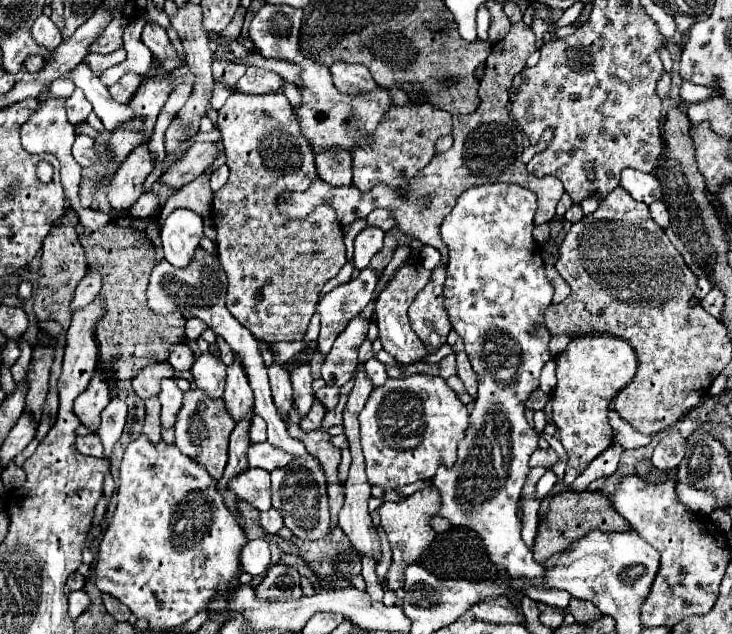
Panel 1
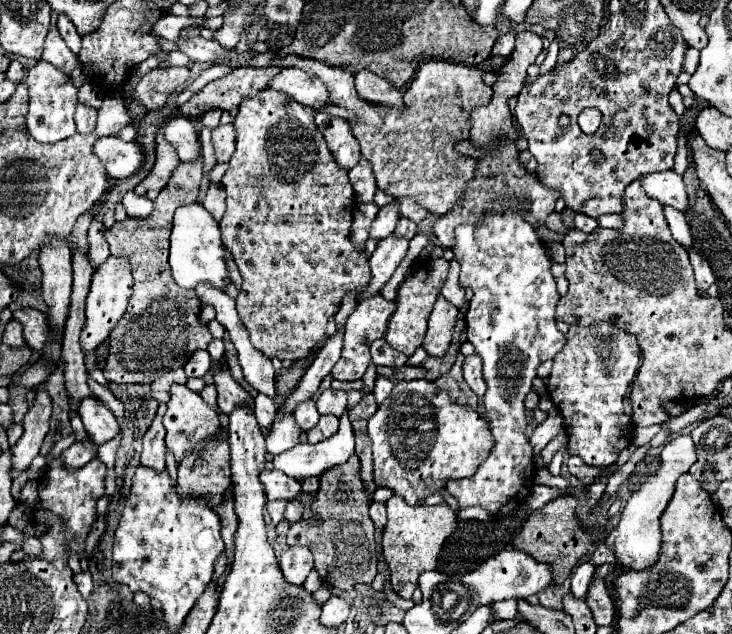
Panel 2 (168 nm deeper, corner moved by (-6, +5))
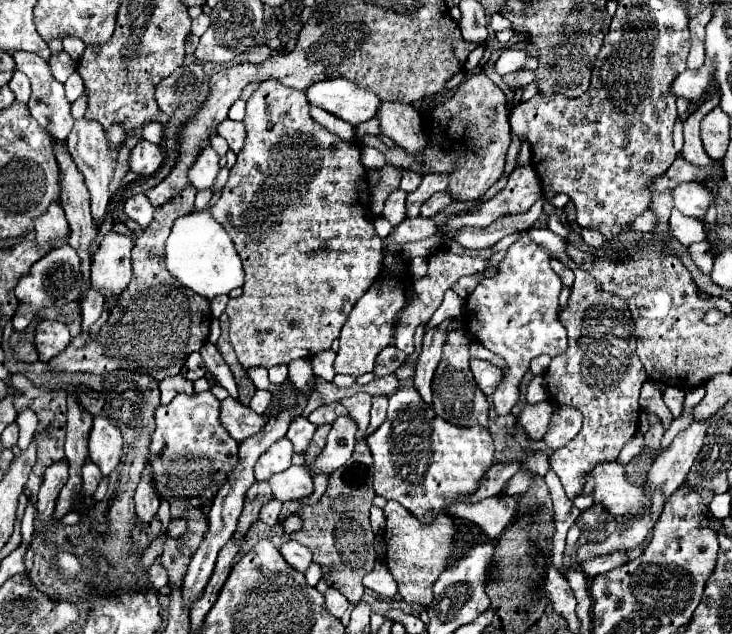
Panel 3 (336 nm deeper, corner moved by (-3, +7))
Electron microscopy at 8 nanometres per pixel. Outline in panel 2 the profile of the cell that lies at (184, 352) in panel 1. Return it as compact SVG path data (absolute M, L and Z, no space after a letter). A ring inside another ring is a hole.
M200 350L200 352L194 352L194 354L190 356L188 364L184 366L184 372L186 372L186 376L188 376L188 378L190 378L190 376L202 378L202 376L210 370L210 364L212 364L210 354L208 354L206 350Z

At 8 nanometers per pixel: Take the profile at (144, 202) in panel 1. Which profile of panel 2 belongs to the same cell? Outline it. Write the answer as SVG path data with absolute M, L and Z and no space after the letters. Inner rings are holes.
M128 192L128 194L122 198L122 204L124 204L128 216L132 216L132 218L148 216L148 198L144 198L144 196L138 196L138 194L134 194L134 192Z

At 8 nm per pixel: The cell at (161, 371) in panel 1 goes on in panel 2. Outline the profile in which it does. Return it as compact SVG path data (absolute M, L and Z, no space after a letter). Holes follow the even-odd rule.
M182 368L172 370L172 372L164 372L162 376L158 376L158 378L150 384L152 398L158 400L158 402L168 402L168 398L170 398L170 386L172 386L174 382L186 384L186 374L184 374Z

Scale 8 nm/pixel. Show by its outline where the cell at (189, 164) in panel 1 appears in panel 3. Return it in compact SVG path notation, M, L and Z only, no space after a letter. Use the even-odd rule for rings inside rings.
M225 120L219 124L219 136L223 136L233 152L241 152L245 144L245 124L243 122L233 122Z

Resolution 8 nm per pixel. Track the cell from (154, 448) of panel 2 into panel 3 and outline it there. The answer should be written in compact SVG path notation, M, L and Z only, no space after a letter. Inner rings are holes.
M147 468L143 470L143 478L135 492L135 510L137 510L137 518L141 518L141 522L151 522L159 510L159 500L157 500L157 494L155 494Z

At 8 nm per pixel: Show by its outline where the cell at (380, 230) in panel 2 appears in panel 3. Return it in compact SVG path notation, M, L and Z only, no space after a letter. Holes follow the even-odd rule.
M395 190L389 194L389 198L385 200L385 210L383 216L393 224L401 224L405 220L405 200L407 200L407 192L403 190Z

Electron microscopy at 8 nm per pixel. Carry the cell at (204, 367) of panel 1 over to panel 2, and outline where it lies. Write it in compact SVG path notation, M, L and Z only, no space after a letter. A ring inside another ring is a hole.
M222 368L214 374L214 386L218 390L218 406L222 414L230 414L238 404L252 404L252 396L232 378L232 374Z

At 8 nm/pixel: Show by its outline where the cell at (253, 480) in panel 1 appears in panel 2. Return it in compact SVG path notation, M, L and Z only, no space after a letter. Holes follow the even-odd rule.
M280 470L260 472L260 482L266 492L266 500L292 500L300 492L300 482L288 478Z

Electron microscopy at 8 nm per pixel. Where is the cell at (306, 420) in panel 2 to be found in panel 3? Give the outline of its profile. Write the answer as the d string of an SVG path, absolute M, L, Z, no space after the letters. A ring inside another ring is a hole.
M299 416L299 418L295 418L295 420L291 422L291 426L289 426L289 430L287 430L285 436L291 440L293 450L295 450L297 454L305 454L309 442L311 442L311 438L313 438L313 434L315 434L315 430L317 430L317 426L313 426L307 418Z

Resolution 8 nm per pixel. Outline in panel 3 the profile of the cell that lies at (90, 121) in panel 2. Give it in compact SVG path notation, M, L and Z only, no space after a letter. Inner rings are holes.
M85 118L75 120L75 126L73 126L73 130L71 130L69 138L67 138L67 146L69 146L69 152L71 152L77 168L83 172L85 184L87 184L87 188L91 192L91 212L93 212L93 218L99 220L105 214L107 204L109 204L107 186L109 186L109 178L113 178L119 150L117 150L117 154L113 154L109 150L109 142L105 138L103 128L97 122L89 122Z

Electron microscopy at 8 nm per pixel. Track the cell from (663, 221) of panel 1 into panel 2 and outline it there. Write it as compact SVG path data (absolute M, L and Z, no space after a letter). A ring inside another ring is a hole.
M664 206L664 216L668 220L668 226L670 226L670 232L672 232L674 240L682 246L690 246L692 244L692 234L690 234L690 228L688 228L688 222L686 222L684 214L676 208Z

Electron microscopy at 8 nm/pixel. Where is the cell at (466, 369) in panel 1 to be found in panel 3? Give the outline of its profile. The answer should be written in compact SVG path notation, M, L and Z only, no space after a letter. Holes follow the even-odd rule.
M471 360L471 372L475 376L477 386L485 392L485 396L491 396L503 378L503 372L485 360Z

